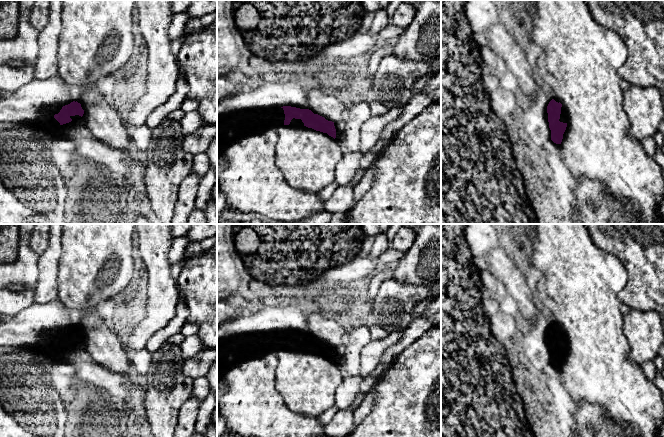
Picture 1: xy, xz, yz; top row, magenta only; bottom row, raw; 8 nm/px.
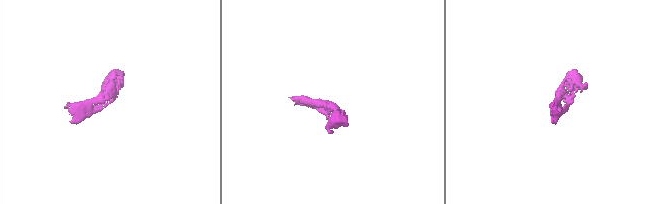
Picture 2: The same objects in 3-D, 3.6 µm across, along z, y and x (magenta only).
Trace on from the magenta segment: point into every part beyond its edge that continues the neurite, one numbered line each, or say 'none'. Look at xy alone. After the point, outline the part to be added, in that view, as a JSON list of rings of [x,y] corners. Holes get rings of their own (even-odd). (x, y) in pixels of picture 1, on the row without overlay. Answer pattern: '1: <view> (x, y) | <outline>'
1: xy (50, 350) | [[[54,339],[46,341],[44,345],[31,347],[27,350],[14,350],[18,351],[24,356],[32,357],[45,357],[51,361],[58,361],[60,359],[60,347],[54,342]]]

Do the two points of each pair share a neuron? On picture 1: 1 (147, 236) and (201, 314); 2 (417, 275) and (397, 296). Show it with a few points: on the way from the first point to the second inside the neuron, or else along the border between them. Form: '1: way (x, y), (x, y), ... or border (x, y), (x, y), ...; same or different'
1: border (175, 279), (175, 285), (179, 292); different
2: border (393, 276), (402, 282), (421, 283), (429, 287); different

